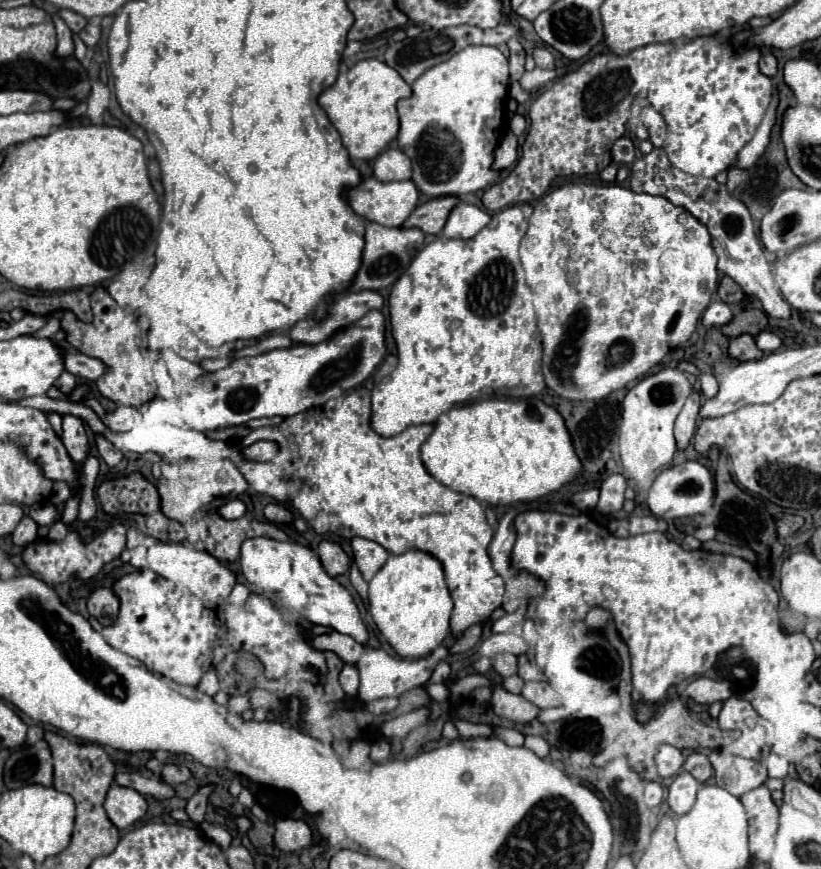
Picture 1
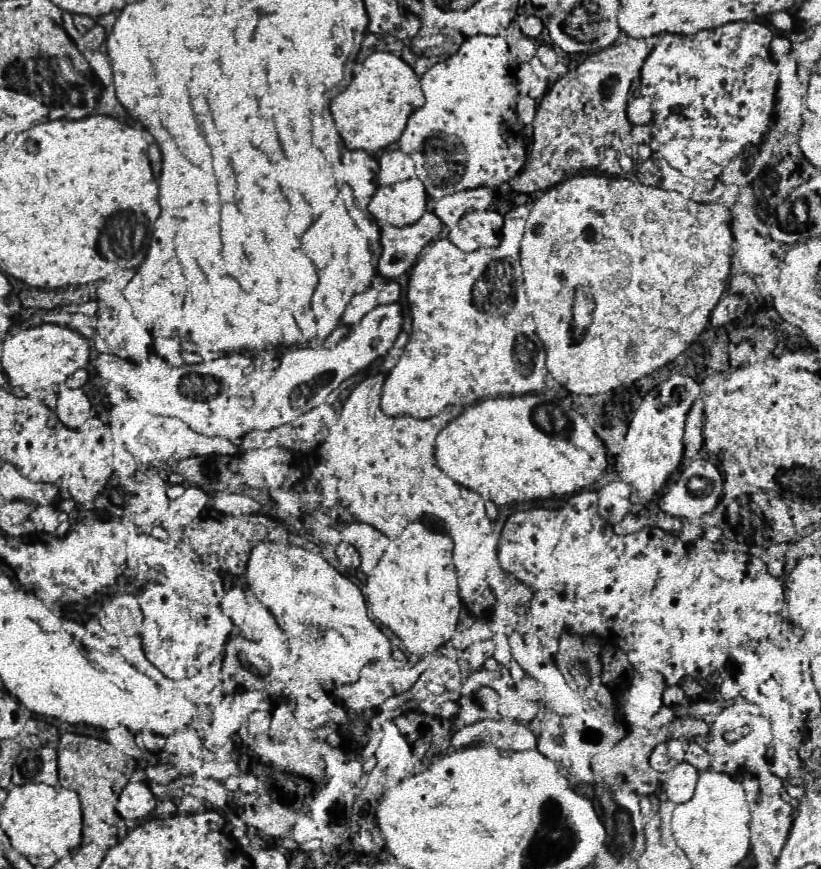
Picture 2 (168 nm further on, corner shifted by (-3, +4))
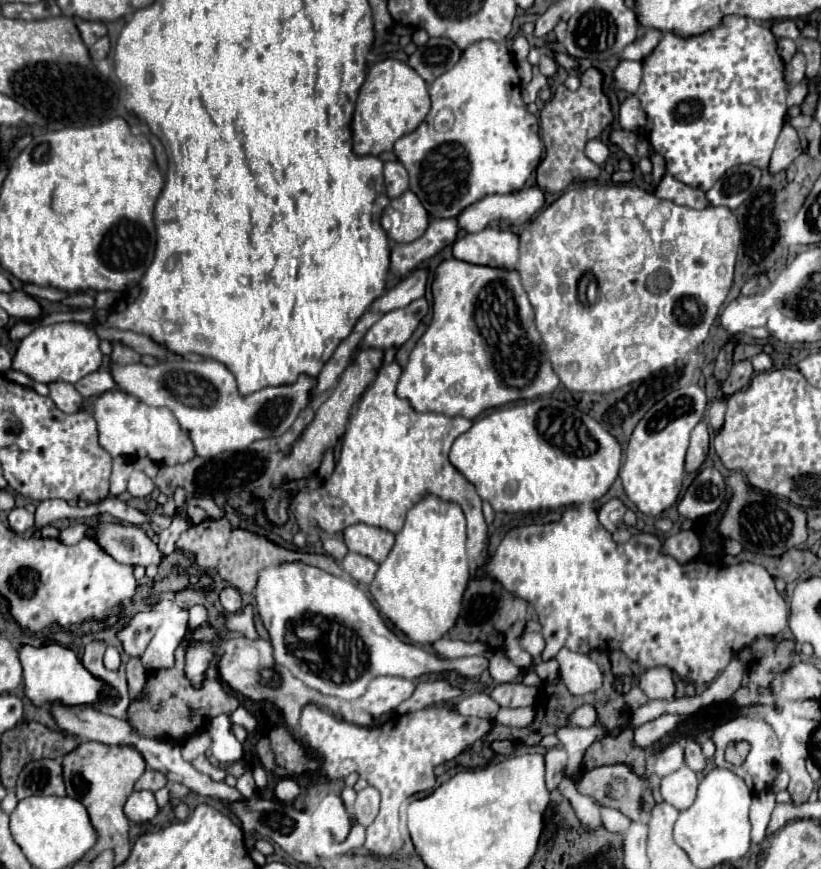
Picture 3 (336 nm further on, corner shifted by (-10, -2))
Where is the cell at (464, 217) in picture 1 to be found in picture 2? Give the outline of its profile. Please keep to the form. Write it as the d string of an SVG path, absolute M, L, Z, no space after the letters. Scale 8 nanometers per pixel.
M482 210L466 214L456 226L448 228L448 240L462 252L488 248L498 244L498 230L504 216L494 210Z

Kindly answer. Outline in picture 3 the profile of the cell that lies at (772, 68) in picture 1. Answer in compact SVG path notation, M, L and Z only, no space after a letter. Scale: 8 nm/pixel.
M779 38L779 56L785 60L785 62L789 62L791 58L793 58L793 54L797 52L797 46L795 46L795 42L793 40L789 40L789 38Z

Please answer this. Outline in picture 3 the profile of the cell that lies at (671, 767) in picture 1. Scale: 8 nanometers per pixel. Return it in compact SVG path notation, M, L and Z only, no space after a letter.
M673 742L669 744L667 748L663 748L657 756L655 756L655 766L653 766L653 772L657 776L667 776L675 770L679 770L681 766L685 764L685 756L683 756L683 746Z

